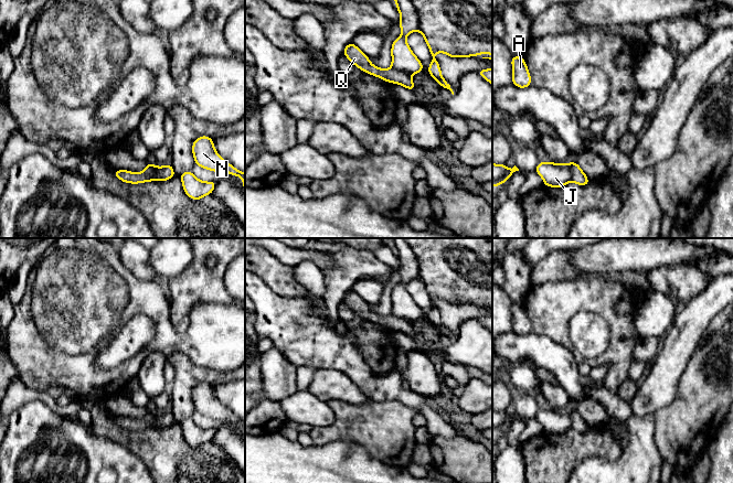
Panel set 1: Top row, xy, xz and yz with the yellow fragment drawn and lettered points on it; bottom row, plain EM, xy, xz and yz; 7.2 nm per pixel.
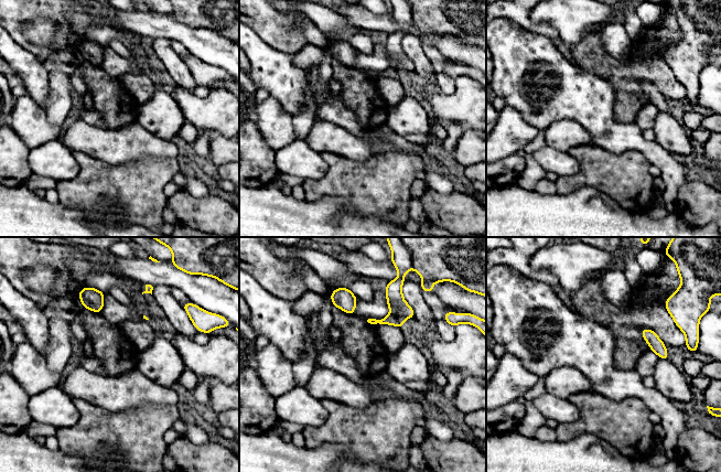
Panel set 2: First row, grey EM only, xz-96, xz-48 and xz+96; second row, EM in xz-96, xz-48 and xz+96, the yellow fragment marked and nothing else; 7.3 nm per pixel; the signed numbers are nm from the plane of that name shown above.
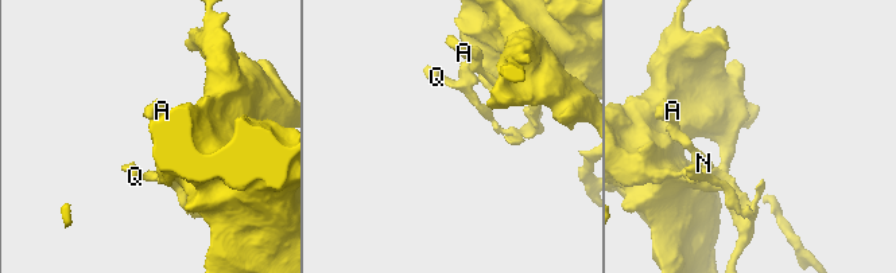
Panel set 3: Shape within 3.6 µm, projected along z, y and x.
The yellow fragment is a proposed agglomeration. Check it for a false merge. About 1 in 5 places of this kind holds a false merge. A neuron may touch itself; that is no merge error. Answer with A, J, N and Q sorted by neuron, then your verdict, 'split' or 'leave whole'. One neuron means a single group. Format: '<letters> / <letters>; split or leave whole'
A N Q / J; split

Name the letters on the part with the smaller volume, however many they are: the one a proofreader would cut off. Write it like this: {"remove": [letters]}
{"remove": ["J"]}

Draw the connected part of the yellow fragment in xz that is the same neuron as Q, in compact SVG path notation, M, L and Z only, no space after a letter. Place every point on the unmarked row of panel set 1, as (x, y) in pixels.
M352 289L344 294L342 301L346 302L352 311L370 322L380 324L387 330L402 332L411 339L416 334L411 325L411 321L393 314L383 316L372 312L369 304Z

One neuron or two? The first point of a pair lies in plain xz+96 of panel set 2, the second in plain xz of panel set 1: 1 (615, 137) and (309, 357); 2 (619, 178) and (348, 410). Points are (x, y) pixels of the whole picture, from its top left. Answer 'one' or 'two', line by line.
1: one
2: one

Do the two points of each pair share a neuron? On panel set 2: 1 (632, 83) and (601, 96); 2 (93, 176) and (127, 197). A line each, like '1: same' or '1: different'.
1: different
2: same

